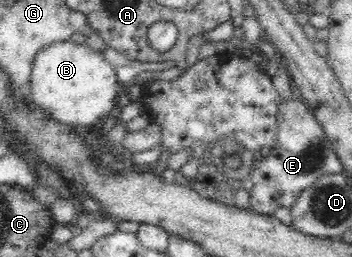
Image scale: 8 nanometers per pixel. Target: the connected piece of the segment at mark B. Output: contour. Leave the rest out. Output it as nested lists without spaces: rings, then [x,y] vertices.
[[[68,38],[42,46],[33,57],[26,86],[29,89],[28,100],[34,107],[42,109],[58,123],[71,127],[93,126],[100,118],[116,113],[119,98],[116,72],[101,53]]]

